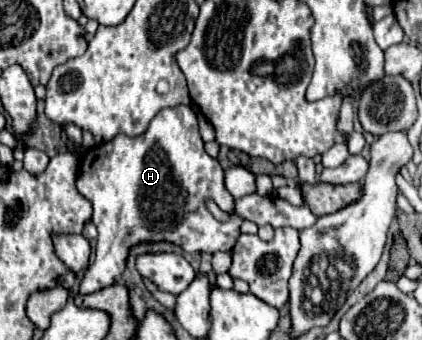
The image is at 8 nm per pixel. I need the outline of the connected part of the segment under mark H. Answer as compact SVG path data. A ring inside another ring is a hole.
M180 104L174 108L164 108L154 116L142 136L116 136L114 140L88 150L86 156L80 160L80 176L76 180L76 186L78 192L92 202L92 222L98 228L96 256L82 276L78 290L80 294L92 294L106 286L112 286L116 278L124 272L128 250L144 240L168 240L182 246L186 252L214 254L218 250L230 250L240 236L238 216L232 216L232 220L228 222L218 222L204 206L204 202L212 198L222 210L232 210L230 204L234 204L234 198L224 186L224 170L220 162L208 156L204 150L204 142L198 132L198 120L190 106Z

